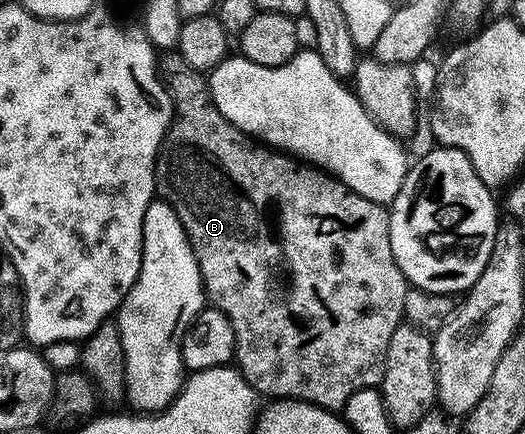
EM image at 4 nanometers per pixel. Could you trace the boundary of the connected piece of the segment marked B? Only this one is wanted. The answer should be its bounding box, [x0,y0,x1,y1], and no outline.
[155,69,411,411]

